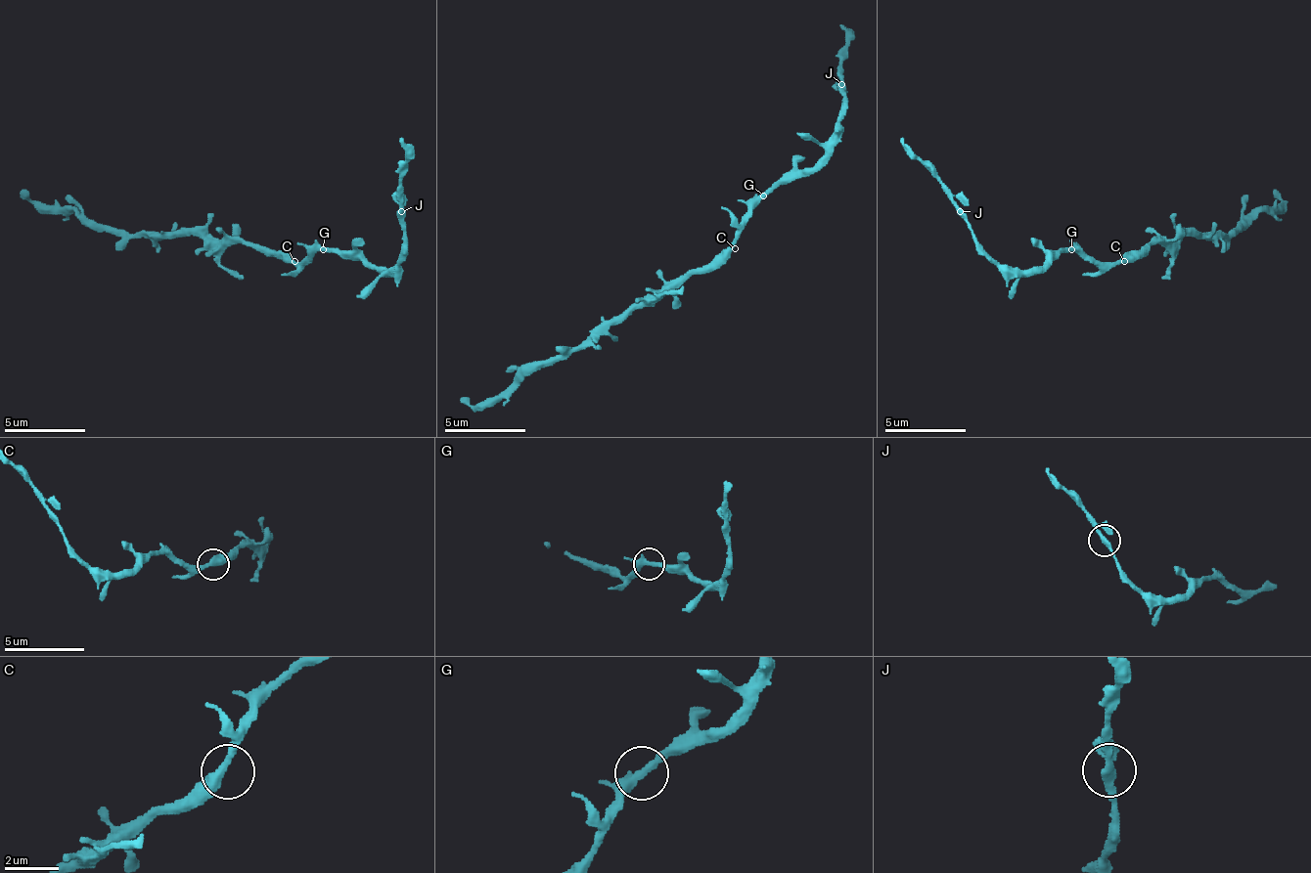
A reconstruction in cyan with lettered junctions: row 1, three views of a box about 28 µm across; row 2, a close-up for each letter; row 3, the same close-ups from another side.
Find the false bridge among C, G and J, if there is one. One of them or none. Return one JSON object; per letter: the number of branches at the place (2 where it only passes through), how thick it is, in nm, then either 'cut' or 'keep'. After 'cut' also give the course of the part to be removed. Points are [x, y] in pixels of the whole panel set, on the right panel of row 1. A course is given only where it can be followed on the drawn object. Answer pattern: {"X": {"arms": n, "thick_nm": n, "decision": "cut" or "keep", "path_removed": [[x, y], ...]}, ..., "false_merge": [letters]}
{"C": {"arms": 2, "thick_nm": 360, "decision": "keep"}, "G": {"arms": 3, "thick_nm": 280, "decision": "keep"}, "J": {"arms": 3, "thick_nm": 220, "decision": "keep"}, "false_merge": []}

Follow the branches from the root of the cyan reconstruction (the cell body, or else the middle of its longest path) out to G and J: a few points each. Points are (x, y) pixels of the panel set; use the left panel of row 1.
G: (291, 257), (294, 261), (302, 261), (323, 249)
J: (291, 257), (306, 261), (319, 249), (339, 249), (392, 270), (404, 240), (400, 212)

